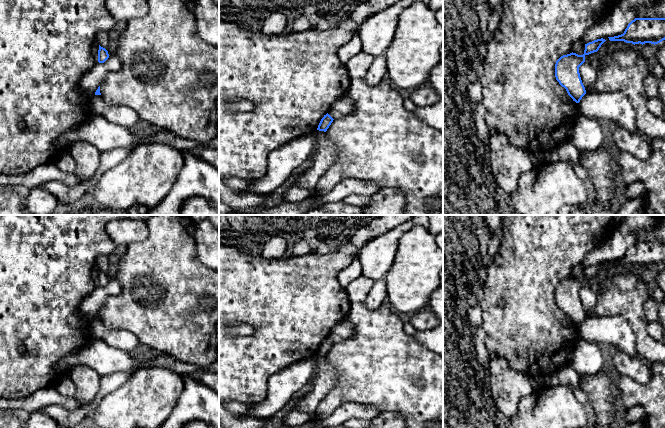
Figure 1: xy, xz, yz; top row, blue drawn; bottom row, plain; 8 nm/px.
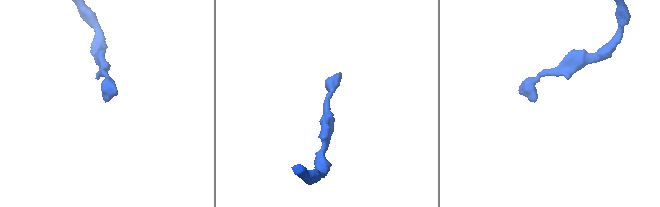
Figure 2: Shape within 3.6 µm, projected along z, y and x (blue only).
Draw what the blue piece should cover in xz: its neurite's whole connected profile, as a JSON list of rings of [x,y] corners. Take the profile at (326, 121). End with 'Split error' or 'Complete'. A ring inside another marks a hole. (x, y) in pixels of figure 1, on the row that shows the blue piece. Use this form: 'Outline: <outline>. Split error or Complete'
Outline: [[[327,113],[324,115],[324,117],[321,119],[317,130],[326,132],[331,123],[333,122],[333,118]]]. Complete

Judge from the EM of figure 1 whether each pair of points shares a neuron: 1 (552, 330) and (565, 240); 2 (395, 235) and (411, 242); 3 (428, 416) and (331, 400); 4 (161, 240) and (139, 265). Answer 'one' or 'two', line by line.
1: one
2: two
3: one
4: one

